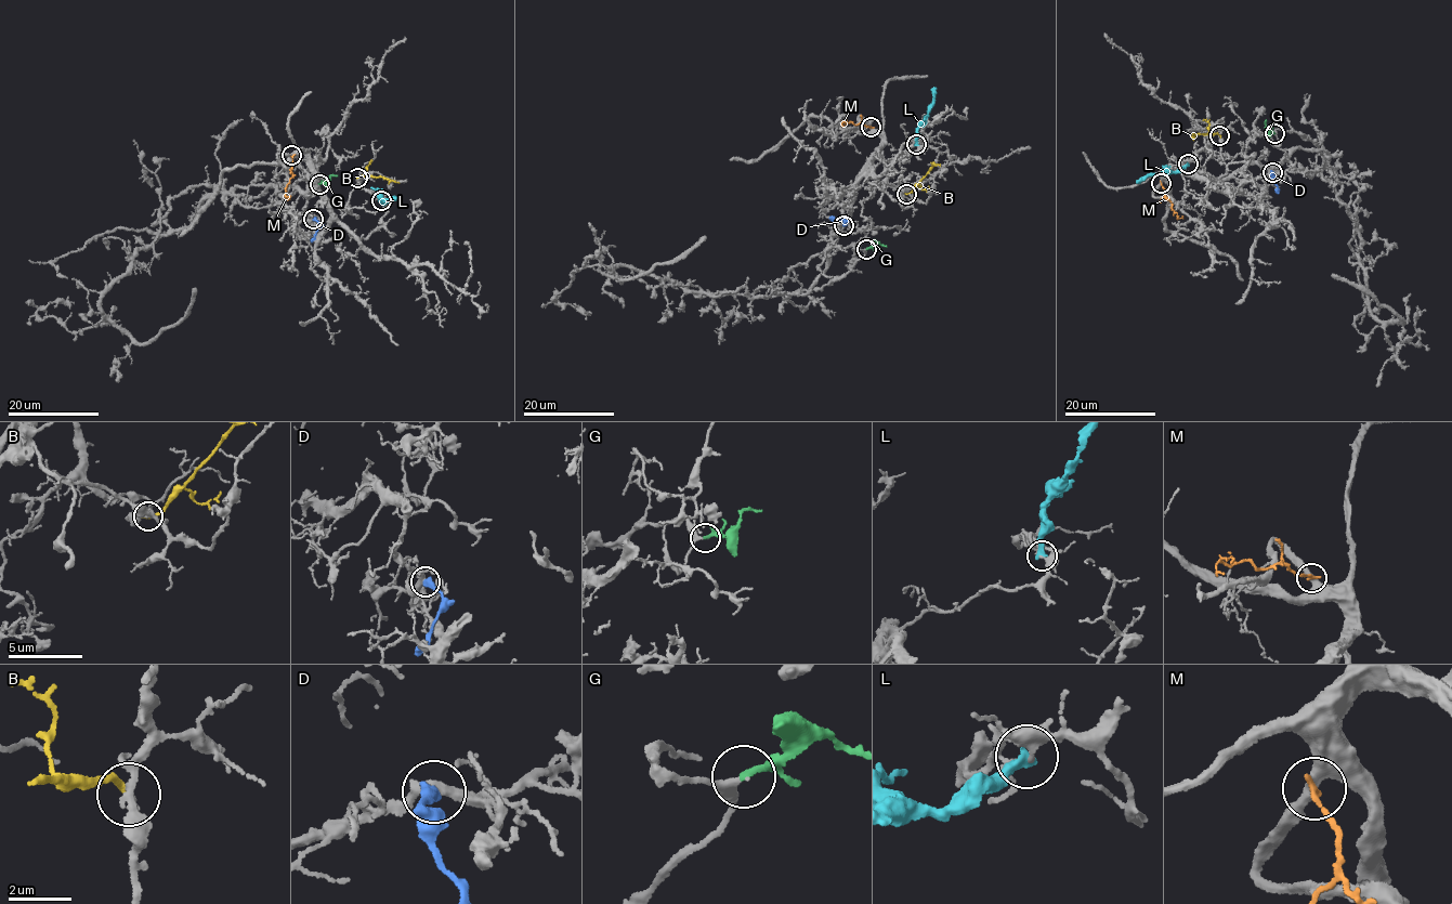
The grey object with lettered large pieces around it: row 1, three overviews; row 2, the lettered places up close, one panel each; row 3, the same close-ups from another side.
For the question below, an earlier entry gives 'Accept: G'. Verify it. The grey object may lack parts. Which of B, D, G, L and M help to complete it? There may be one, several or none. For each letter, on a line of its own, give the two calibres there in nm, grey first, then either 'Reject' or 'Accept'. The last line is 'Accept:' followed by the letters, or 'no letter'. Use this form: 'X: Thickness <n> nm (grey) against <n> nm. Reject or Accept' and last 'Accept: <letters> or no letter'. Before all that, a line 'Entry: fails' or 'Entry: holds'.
Entry: holds
B: Thickness 220 nm (grey) against 240 nm. Reject
D: Thickness 360 nm (grey) against 400 nm. Reject
G: Thickness 240 nm (grey) against 240 nm. Accept
L: Thickness 320 nm (grey) against 420 nm. Reject
M: Thickness 420 nm (grey) against 190 nm. Reject
Accept: G

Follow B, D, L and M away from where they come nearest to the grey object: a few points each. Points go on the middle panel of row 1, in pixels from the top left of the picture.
B: (907, 193), (912, 192), (932, 166), (940, 166)
D: (845, 224), (844, 219), (829, 217)
L: (916, 145), (918, 129), (930, 107), (933, 87)
M: (871, 128), (863, 122), (844, 122), (844, 127)

